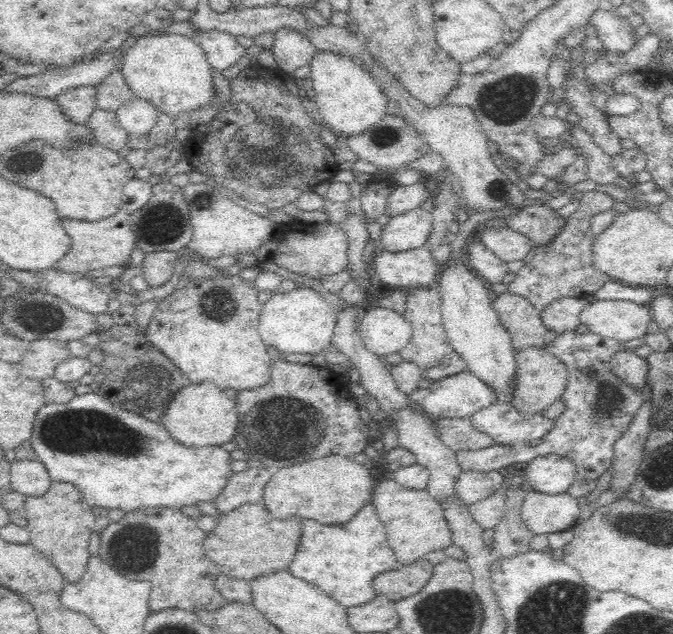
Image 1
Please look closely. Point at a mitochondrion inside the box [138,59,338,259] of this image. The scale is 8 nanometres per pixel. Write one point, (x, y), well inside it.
(262, 152)

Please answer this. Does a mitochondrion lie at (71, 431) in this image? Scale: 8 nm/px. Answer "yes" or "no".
yes

